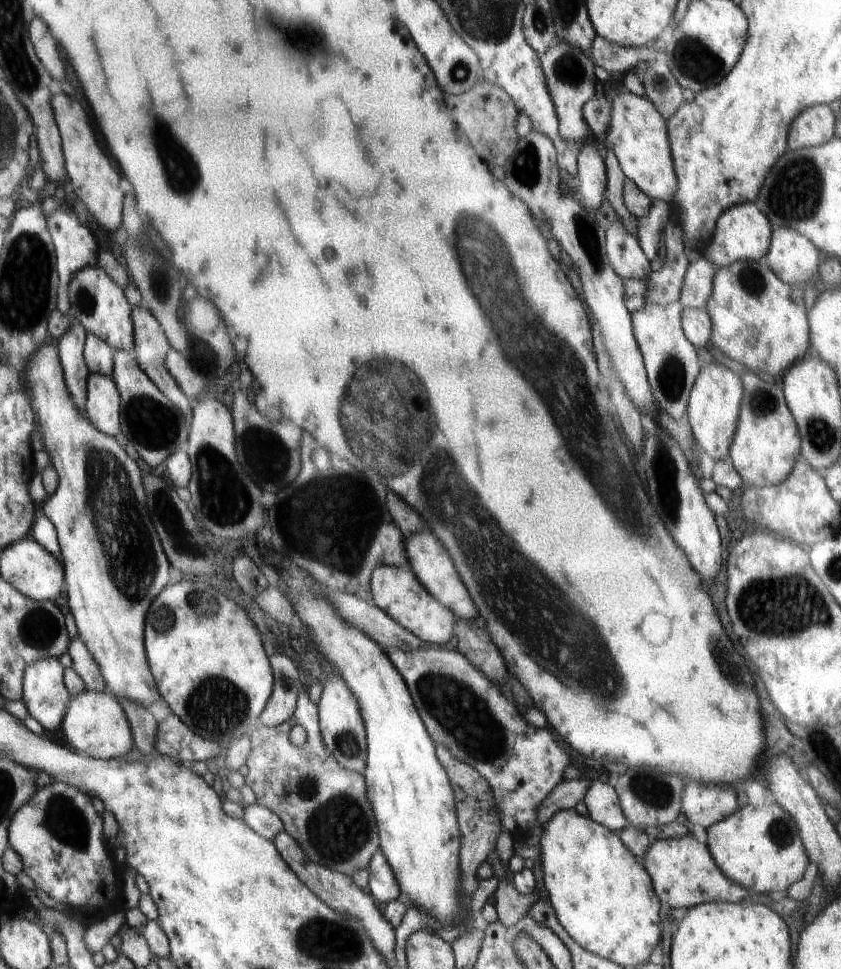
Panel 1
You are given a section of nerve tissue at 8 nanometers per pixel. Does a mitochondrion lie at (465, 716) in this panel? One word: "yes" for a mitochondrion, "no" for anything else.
yes

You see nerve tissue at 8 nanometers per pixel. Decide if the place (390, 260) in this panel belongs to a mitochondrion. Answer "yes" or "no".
no

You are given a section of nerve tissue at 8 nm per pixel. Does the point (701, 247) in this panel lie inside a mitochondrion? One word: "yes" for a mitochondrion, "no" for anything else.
no

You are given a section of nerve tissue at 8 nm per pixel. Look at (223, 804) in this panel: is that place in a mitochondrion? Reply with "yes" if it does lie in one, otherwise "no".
no

